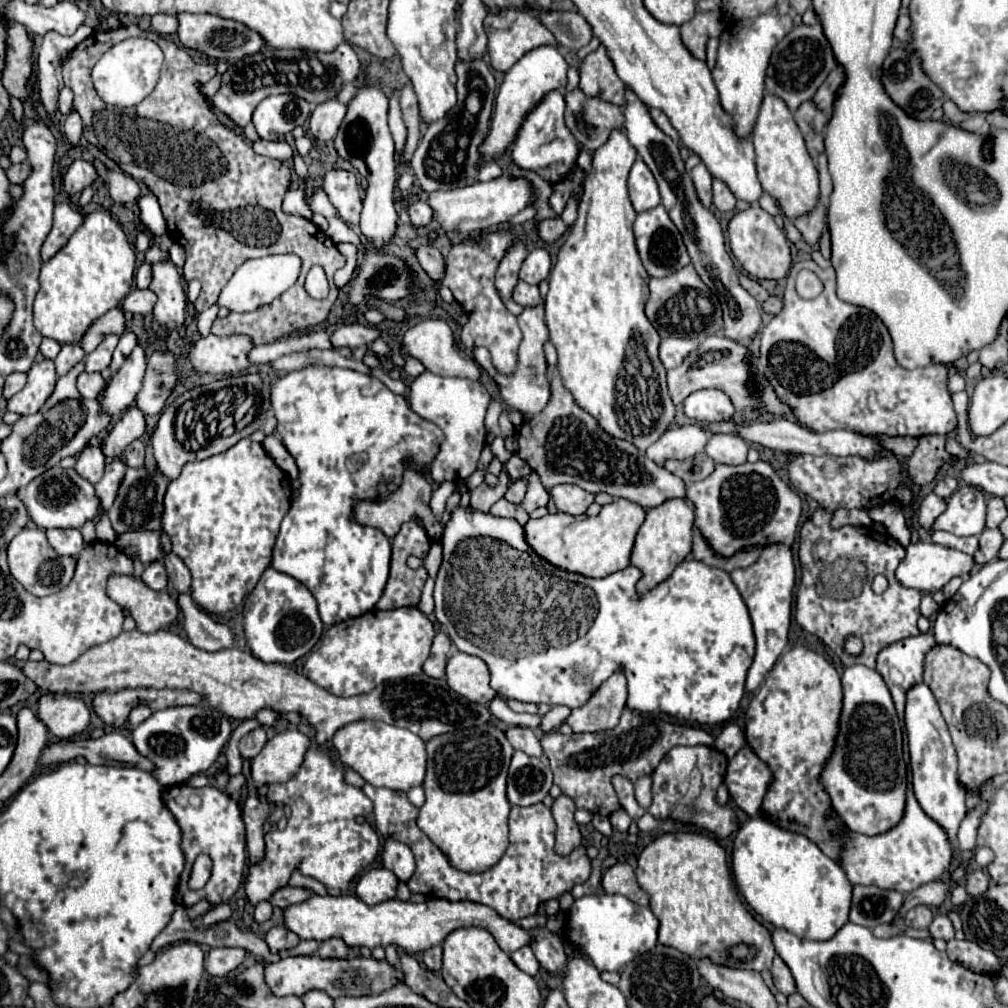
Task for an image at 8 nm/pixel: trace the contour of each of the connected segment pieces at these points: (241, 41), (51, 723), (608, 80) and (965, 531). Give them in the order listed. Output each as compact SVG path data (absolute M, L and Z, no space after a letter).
M177 14L177 20L179 20L177 36L179 36L181 44L187 48L201 50L207 56L217 58L217 60L233 62L233 60L241 60L243 56L257 54L259 50L265 48L265 40L261 38L261 34L257 34L249 26L235 22L235 20L225 20L225 18L219 18L213 14Z
M41 694L35 710L37 718L57 738L71 738L89 726L89 708L83 700L69 694Z
M599 46L595 52L587 54L579 66L579 90L589 98L603 98L615 106L623 106L625 84L615 74L613 62L609 60L605 46Z
M975 486L957 488L947 502L947 510L937 518L933 530L947 530L957 536L977 536L985 528L985 494Z

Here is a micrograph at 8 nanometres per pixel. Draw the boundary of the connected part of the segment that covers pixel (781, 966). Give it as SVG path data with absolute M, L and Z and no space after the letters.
M777 956L773 960L773 966L771 966L771 972L773 972L773 982L775 982L775 988L779 992L783 992L785 996L793 994L795 992L795 982L793 982L793 976L787 968L787 964Z

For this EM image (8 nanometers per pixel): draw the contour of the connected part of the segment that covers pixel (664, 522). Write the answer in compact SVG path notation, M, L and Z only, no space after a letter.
M667 500L657 508L647 510L647 518L637 532L635 546L631 552L631 566L637 566L643 576L637 582L637 594L647 594L653 586L661 584L691 554L691 528L695 514L689 502L685 500Z

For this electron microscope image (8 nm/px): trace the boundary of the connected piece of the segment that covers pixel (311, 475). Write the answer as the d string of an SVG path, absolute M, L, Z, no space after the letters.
M305 368L299 372L289 372L283 378L277 378L275 384L271 386L271 404L275 410L275 418L277 418L277 432L285 444L285 448L291 452L291 456L295 458L297 466L299 466L299 480L301 480L301 490L299 496L293 500L291 510L287 512L285 520L281 522L281 532L277 536L277 544L273 548L273 568L293 576L295 580L299 580L301 584L305 584L311 594L315 596L317 604L319 604L319 616L323 620L323 624L333 626L337 622L349 620L349 618L357 618L369 610L375 608L377 600L381 598L383 590L385 590L385 582L389 578L389 560L391 560L391 542L385 534L379 534L377 528L369 528L369 526L359 526L357 522L351 520L351 510L353 504L365 498L375 498L377 494L387 494L391 490L397 488L397 484L401 482L401 474L403 474L403 464L401 460L405 456L411 458L413 466L419 470L419 466L429 466L429 462L433 460L433 456L439 450L439 444L445 440L445 434L439 426L435 426L433 422L427 422L423 418L419 418L405 402L403 396L393 394L381 380L377 380L375 376L367 376L367 374L359 374L353 370L343 370L343 368Z

